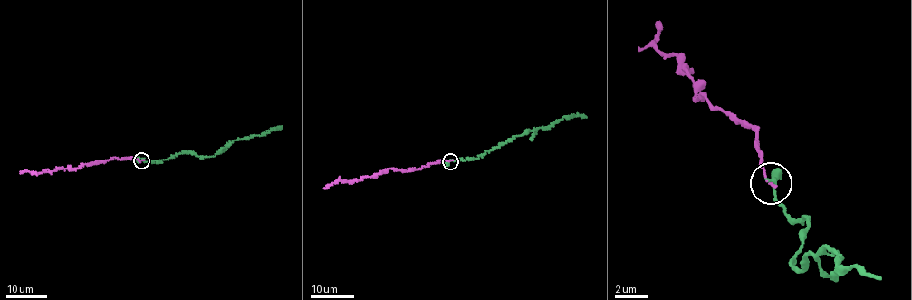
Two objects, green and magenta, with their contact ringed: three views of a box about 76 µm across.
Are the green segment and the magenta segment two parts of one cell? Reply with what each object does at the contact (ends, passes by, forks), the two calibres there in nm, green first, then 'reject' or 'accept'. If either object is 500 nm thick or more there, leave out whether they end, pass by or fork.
green passes by; magenta ends there; 260 nm thick on the green side, 100 nm on the other; accept

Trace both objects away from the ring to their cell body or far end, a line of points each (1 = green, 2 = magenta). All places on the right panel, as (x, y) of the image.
1: (772, 182), (784, 216), (811, 222), (792, 263), (801, 274), (807, 256), (827, 249), (837, 267), (881, 275)
2: (772, 182), (756, 155), (757, 132), (701, 91), (693, 99), (687, 72), (678, 61), (651, 42), (657, 26)

